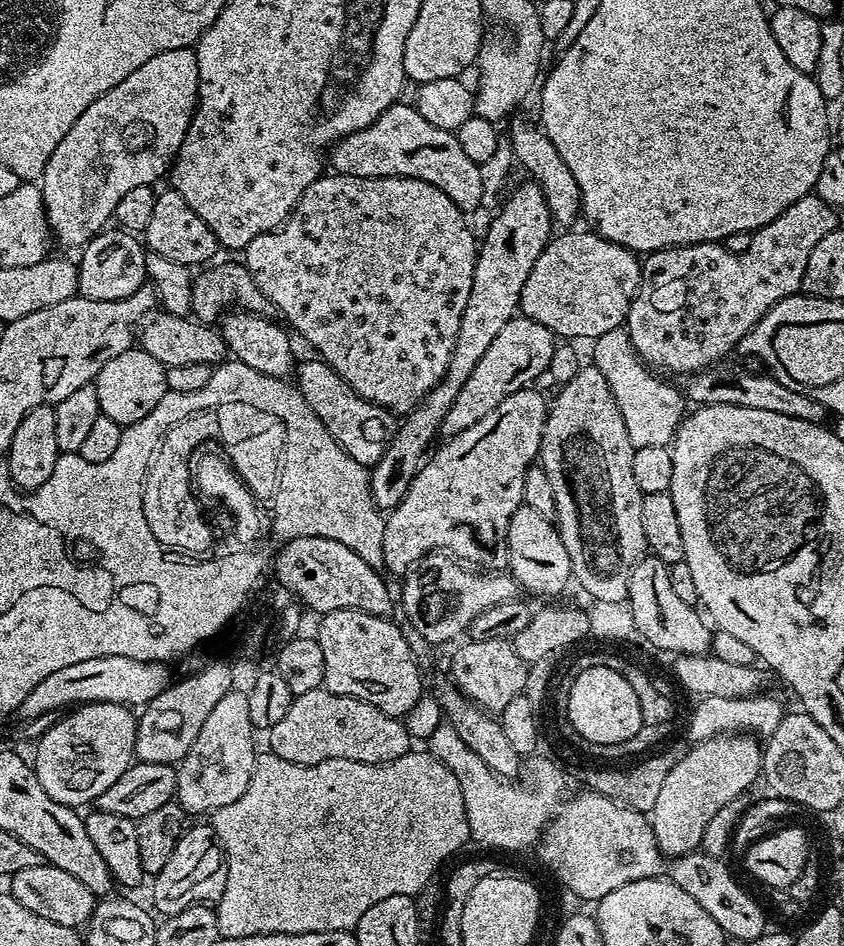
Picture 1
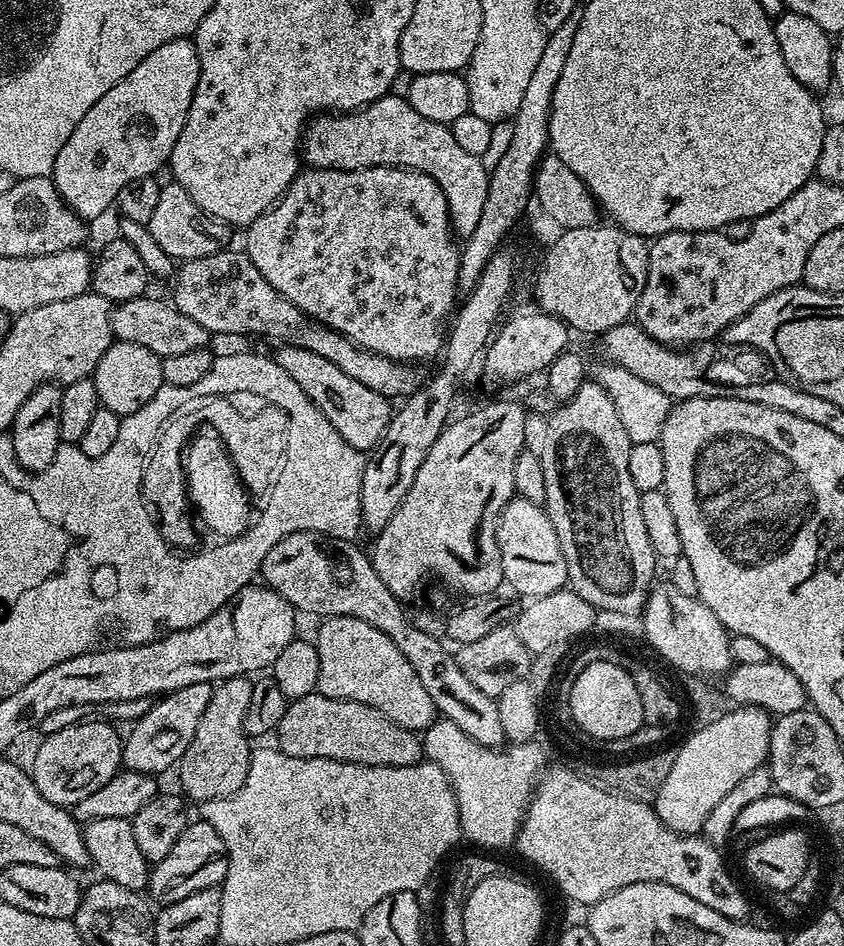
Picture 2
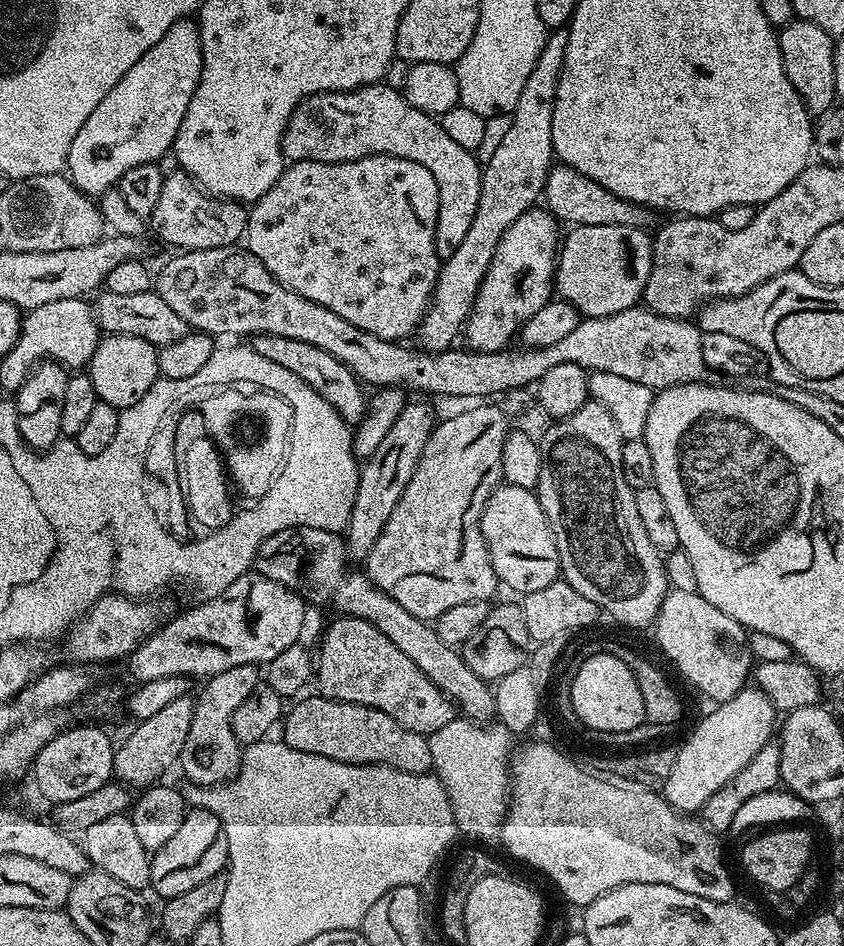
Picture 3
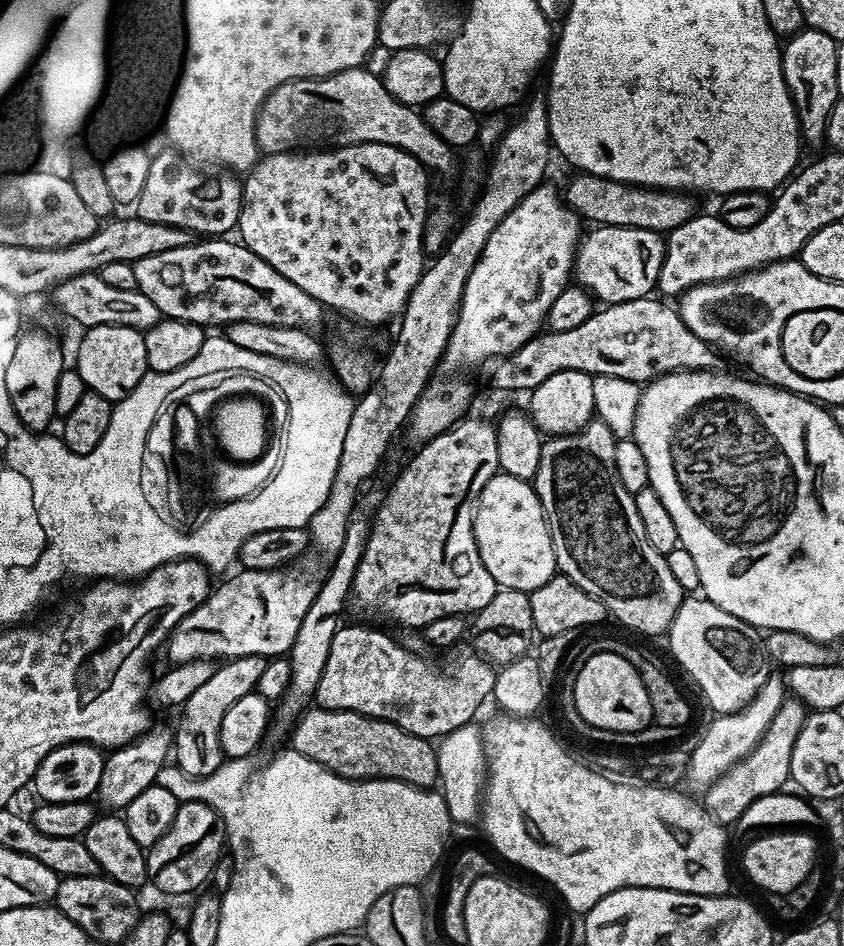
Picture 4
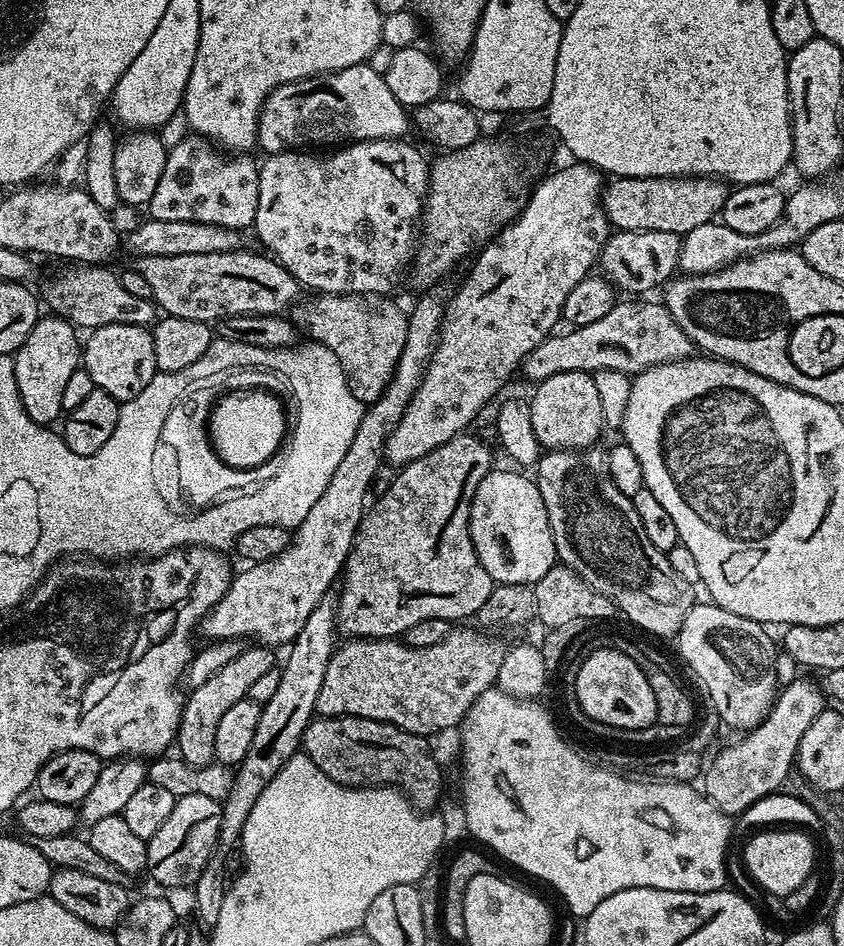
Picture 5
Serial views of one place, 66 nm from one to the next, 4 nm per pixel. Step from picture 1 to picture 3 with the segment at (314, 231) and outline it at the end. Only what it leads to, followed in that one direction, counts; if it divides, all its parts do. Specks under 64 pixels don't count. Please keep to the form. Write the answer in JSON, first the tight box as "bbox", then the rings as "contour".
{"bbox":[246,156,441,341],"contour":[[[367,156],[358,158],[354,162],[314,162],[313,160],[298,160],[289,163],[284,173],[262,194],[260,200],[251,205],[248,212],[248,226],[246,229],[247,251],[270,270],[272,277],[282,286],[294,290],[294,294],[302,294],[310,302],[324,306],[356,326],[366,334],[374,334],[383,340],[407,341],[407,336],[417,331],[424,311],[432,302],[432,291],[436,289],[436,279],[440,273],[441,258],[436,252],[436,223],[440,213],[440,191],[438,182],[434,182],[434,174],[426,170],[426,166],[418,166],[418,162],[410,162],[406,158],[393,156]]]}

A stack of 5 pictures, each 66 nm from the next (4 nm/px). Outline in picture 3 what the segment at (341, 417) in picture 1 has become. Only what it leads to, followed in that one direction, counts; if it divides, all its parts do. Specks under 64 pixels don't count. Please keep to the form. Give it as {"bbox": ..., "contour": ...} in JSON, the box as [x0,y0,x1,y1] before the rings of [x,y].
{"bbox":[250,334,366,426],"contour":[[[278,334],[253,336],[250,347],[258,350],[258,354],[262,354],[265,358],[270,358],[270,362],[278,362],[278,366],[298,374],[298,378],[302,378],[306,386],[310,386],[322,398],[326,398],[330,406],[334,406],[334,410],[344,419],[345,424],[356,426],[364,419],[366,392],[364,396],[363,390],[365,389],[356,375],[342,362],[338,362],[338,358],[334,358],[334,354],[326,354],[326,350],[318,350],[318,346],[310,346],[308,342],[294,342],[294,338],[278,338]]]}

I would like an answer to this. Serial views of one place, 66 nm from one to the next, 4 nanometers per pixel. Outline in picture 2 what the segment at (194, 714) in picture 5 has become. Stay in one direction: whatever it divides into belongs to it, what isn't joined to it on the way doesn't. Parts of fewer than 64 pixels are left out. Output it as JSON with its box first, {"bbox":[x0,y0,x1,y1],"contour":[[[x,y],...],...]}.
{"bbox":[178,676,254,801],"contour":[[[231,676],[213,687],[202,722],[198,722],[198,730],[194,730],[194,738],[190,738],[190,746],[186,746],[186,754],[178,765],[180,784],[184,787],[182,792],[189,801],[221,800],[234,795],[246,782],[254,749],[252,744],[248,745],[250,737],[244,729],[252,685],[253,681],[248,676]]]}

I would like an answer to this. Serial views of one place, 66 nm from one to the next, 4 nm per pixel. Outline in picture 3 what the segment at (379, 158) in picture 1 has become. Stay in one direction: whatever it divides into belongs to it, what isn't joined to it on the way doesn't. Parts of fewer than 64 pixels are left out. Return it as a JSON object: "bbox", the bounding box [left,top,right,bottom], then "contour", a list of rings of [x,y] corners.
{"bbox":[280,83,482,261],"contour":[[[379,83],[366,84],[363,88],[358,88],[351,92],[315,92],[313,96],[307,96],[293,108],[292,116],[288,119],[288,125],[284,127],[284,136],[280,139],[280,149],[284,152],[285,161],[288,162],[298,160],[354,162],[358,158],[366,158],[367,156],[393,156],[394,158],[406,158],[410,162],[418,162],[418,166],[426,166],[426,170],[430,170],[430,174],[434,174],[434,182],[438,182],[438,190],[440,191],[440,213],[436,223],[436,252],[440,255],[441,261],[448,260],[450,254],[454,254],[454,250],[458,250],[462,238],[466,238],[466,233],[470,231],[470,222],[474,222],[474,210],[478,210],[478,194],[482,190],[482,182],[480,181],[482,171],[481,161],[477,160],[473,153],[462,150],[462,146],[458,146],[458,142],[454,142],[454,138],[450,138],[450,134],[446,134],[446,130],[442,130],[437,117],[428,116],[422,110],[411,108],[397,89],[395,92],[392,88],[380,87],[384,86],[381,86]]]}

